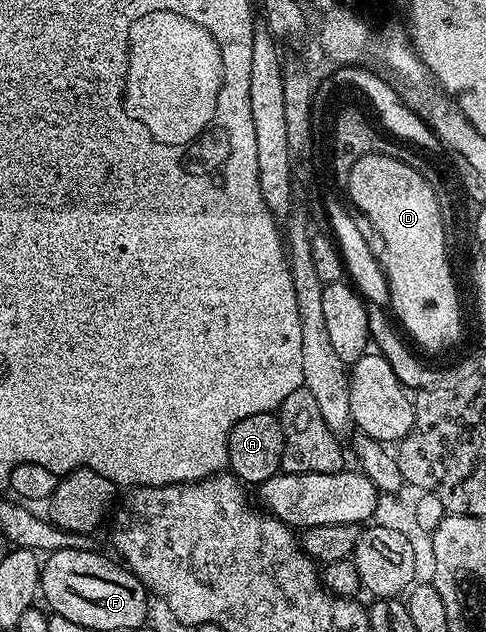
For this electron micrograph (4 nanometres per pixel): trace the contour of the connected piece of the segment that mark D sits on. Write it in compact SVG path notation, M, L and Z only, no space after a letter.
M367 155L354 161L346 183L353 205L376 226L384 242L382 264L388 277L390 307L399 326L410 339L412 334L413 344L421 343L436 351L460 335L460 295L458 285L448 279L448 267L444 267L444 242L440 235L440 215L436 215L436 199L424 187L421 175L394 157Z

